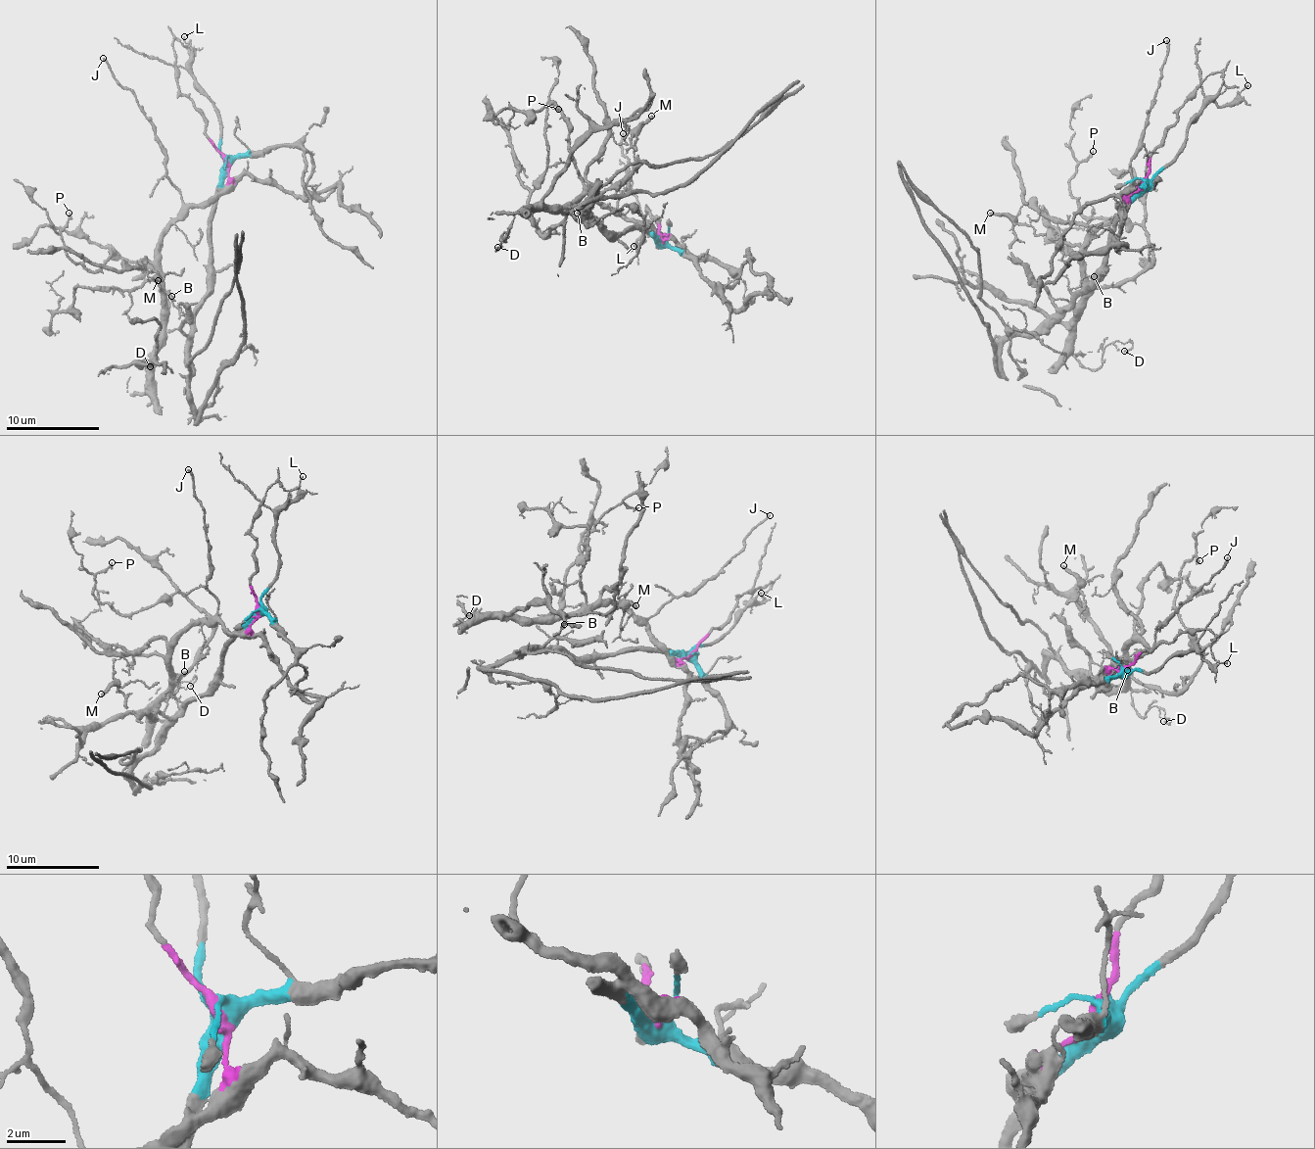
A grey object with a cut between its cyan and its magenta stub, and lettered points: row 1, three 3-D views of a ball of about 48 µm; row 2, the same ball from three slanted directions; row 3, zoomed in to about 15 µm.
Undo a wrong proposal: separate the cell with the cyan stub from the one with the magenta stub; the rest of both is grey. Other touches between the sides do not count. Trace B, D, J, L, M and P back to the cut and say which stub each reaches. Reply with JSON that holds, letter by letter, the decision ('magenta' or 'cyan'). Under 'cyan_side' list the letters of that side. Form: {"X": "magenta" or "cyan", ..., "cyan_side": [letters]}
{"B": "cyan", "D": "magenta", "J": "magenta", "L": "cyan", "M": "cyan", "P": "magenta", "cyan_side": ["B", "L", "M"]}

